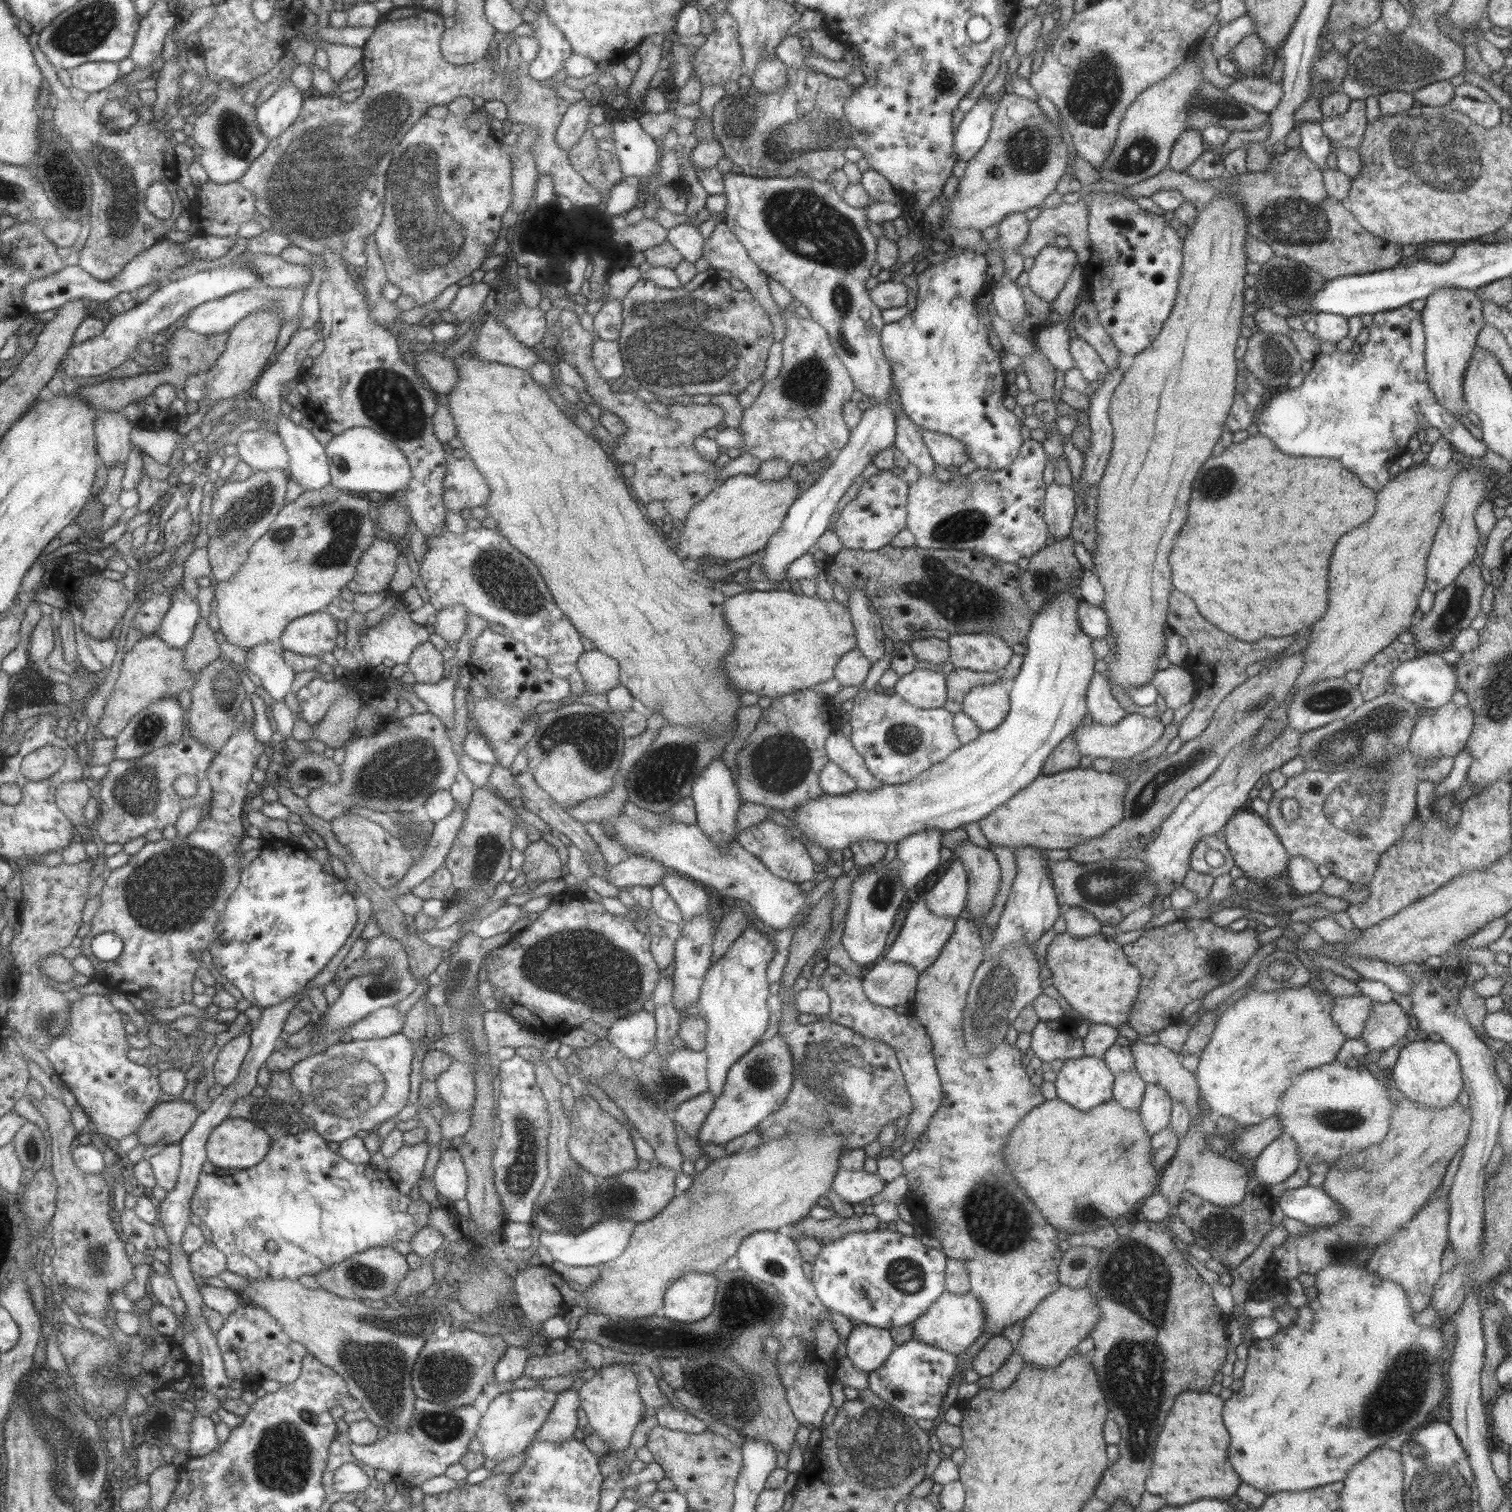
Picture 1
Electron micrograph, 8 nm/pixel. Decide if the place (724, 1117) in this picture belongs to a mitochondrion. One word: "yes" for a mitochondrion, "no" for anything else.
no

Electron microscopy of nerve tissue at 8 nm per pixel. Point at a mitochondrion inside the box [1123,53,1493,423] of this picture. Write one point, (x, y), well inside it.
(1436, 148)

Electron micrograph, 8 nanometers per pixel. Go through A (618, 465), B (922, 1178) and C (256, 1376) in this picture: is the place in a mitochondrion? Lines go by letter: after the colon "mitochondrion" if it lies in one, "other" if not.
A: other
B: other
C: other

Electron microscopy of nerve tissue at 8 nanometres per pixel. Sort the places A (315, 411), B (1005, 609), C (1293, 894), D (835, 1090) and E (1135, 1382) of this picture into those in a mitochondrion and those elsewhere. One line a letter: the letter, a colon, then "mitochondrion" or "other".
A: other
B: mitochondrion
C: other
D: mitochondrion
E: mitochondrion

